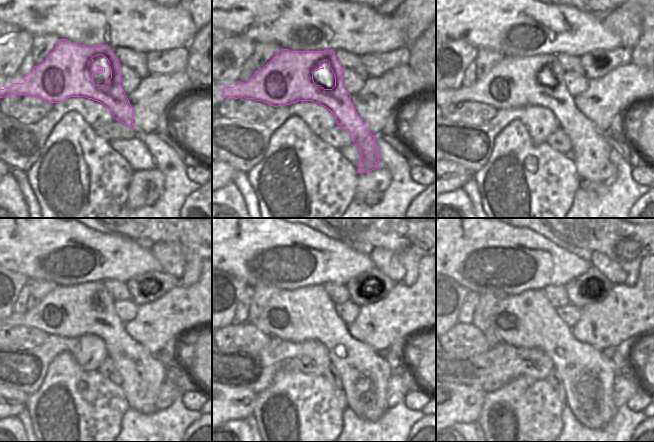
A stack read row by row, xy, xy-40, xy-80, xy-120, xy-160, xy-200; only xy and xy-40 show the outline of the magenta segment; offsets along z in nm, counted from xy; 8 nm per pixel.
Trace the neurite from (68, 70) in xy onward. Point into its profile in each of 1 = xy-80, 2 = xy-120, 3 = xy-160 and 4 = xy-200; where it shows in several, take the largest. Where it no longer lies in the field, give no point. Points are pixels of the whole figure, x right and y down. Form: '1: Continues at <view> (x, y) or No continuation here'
1: Continues at xy-80 (511, 84)
2: Continues at xy-120 (87, 309)
3: Continues at xy-160 (307, 314)
4: Continues at xy-200 (527, 320)

